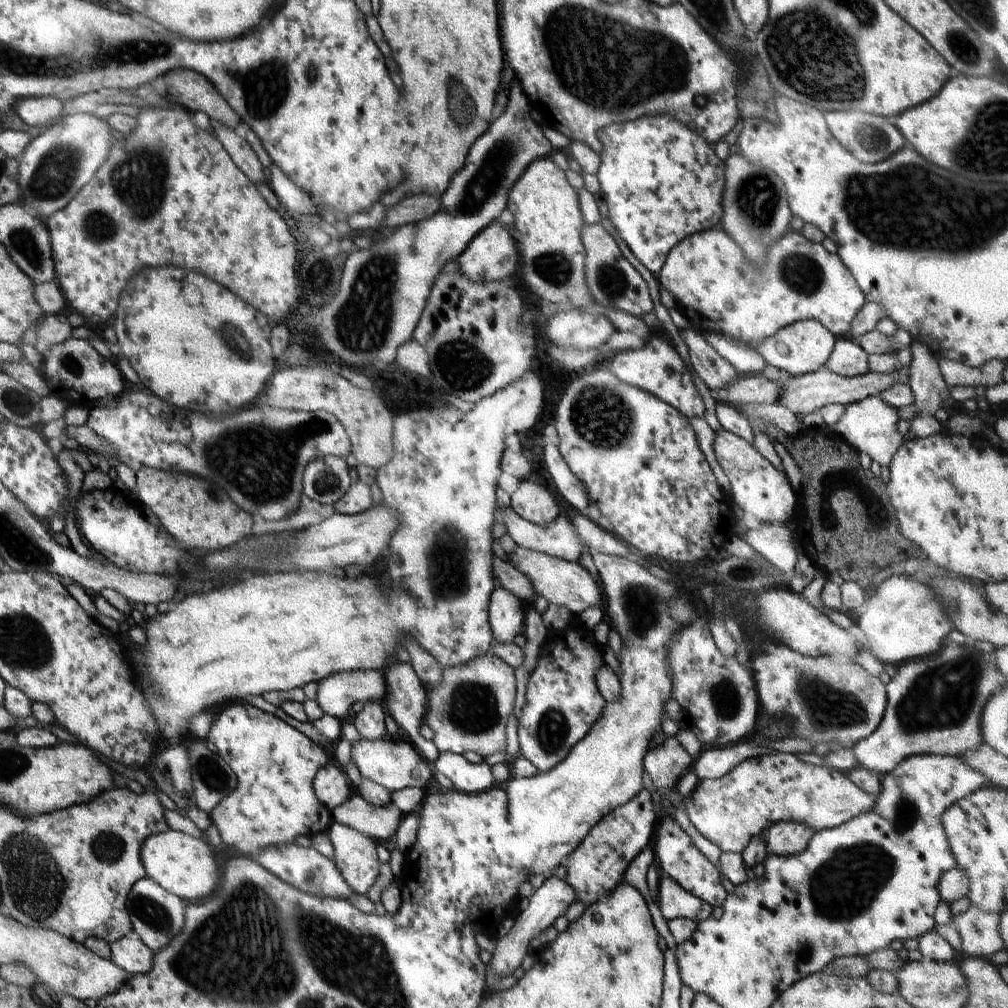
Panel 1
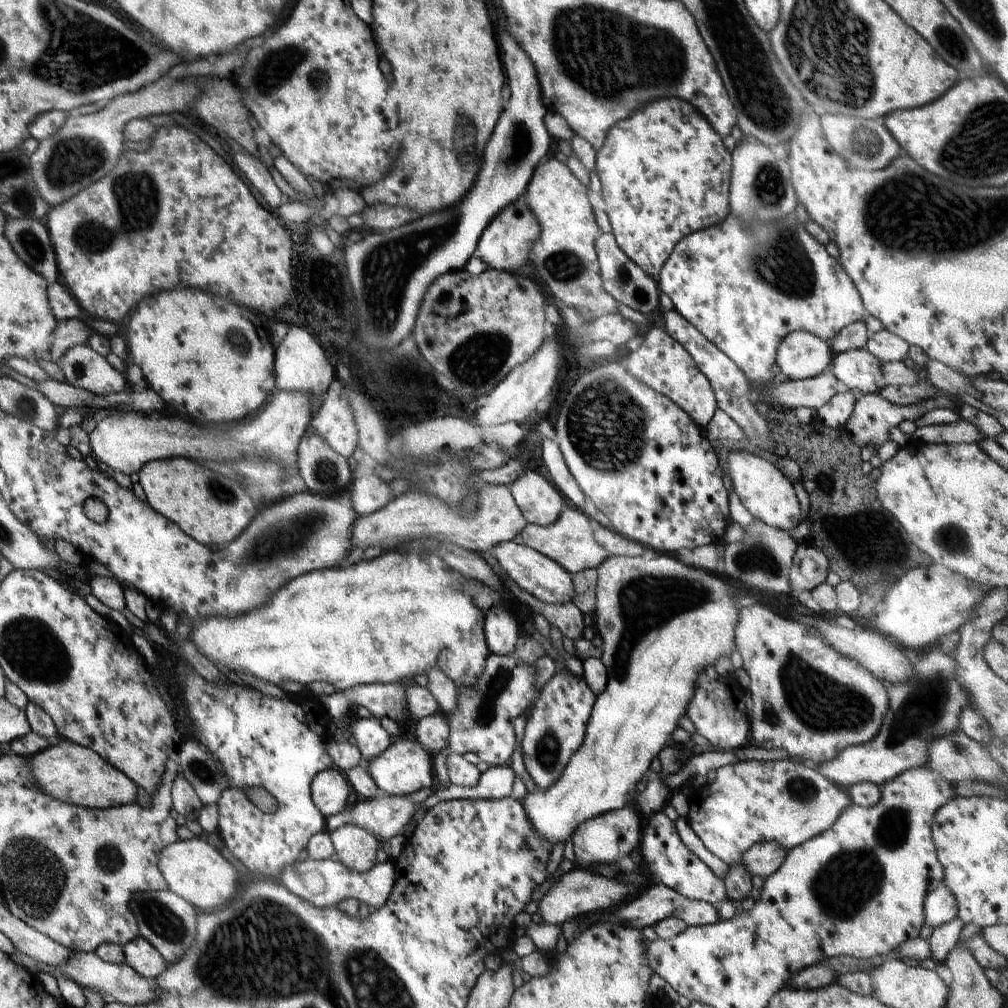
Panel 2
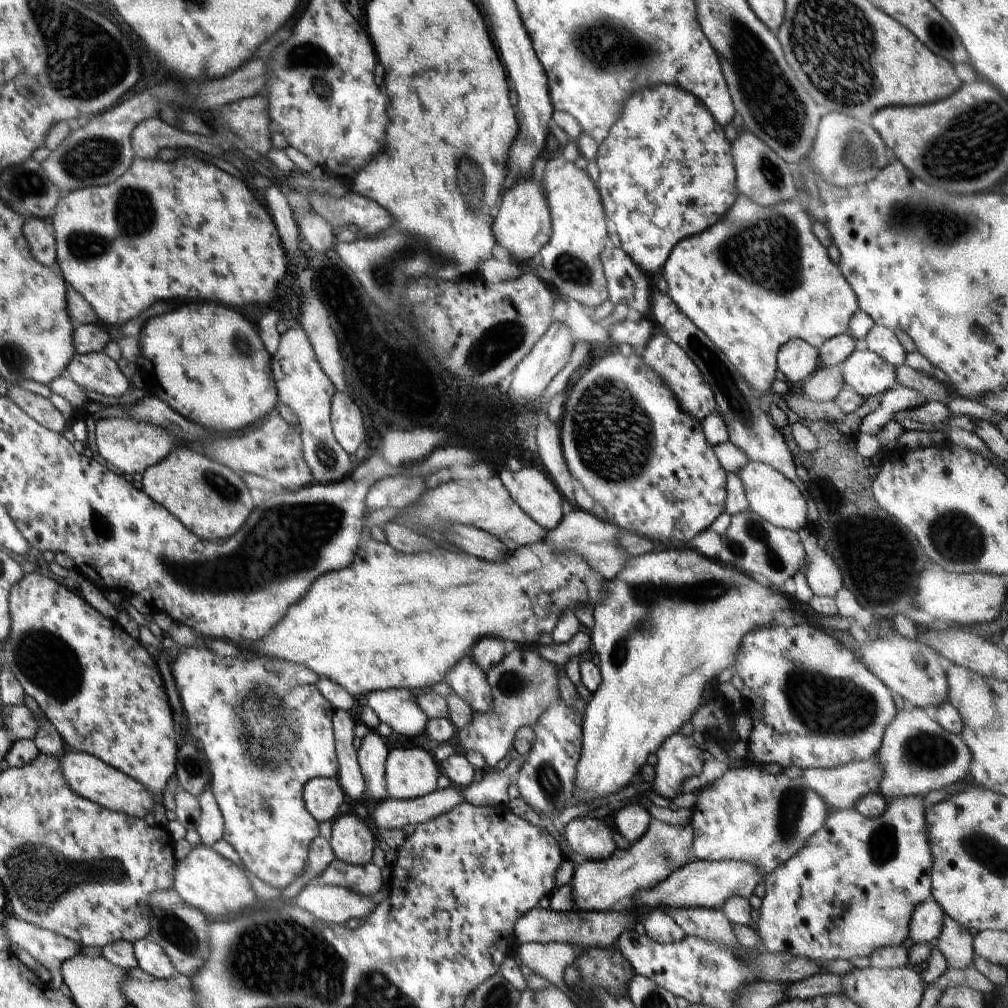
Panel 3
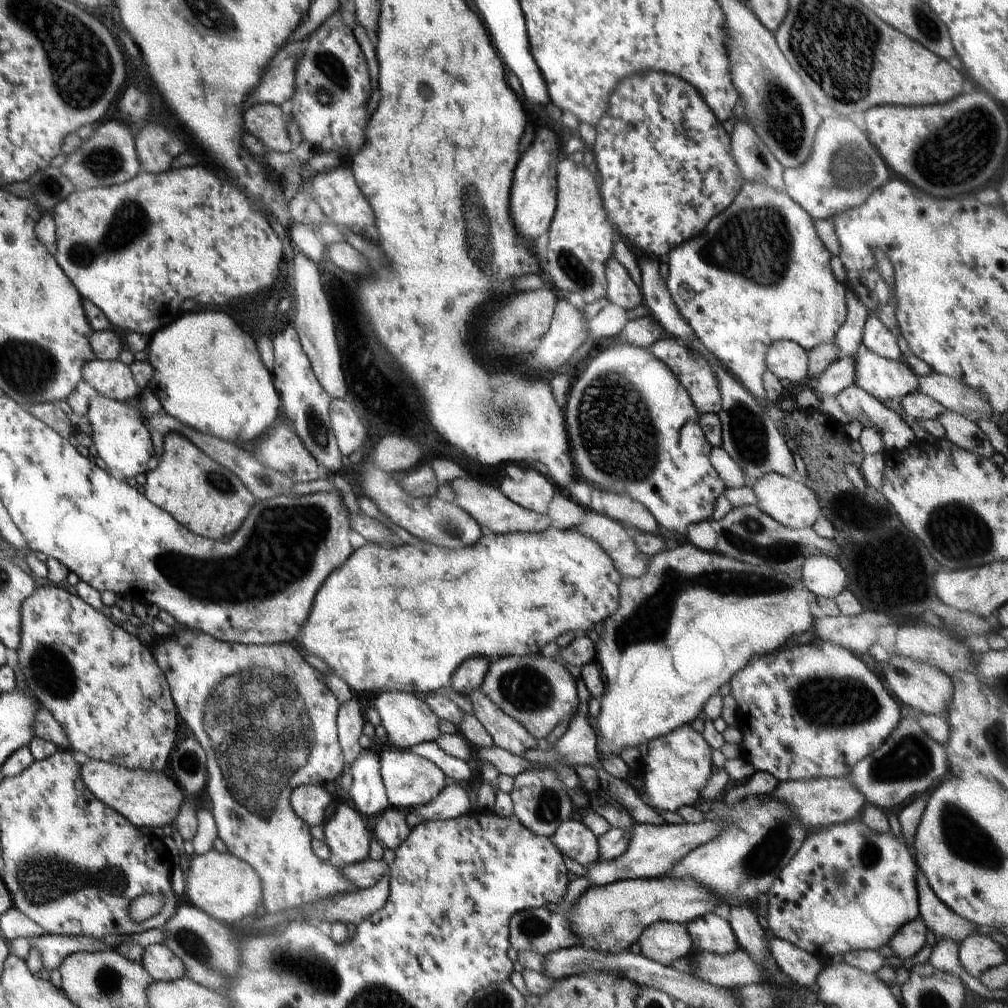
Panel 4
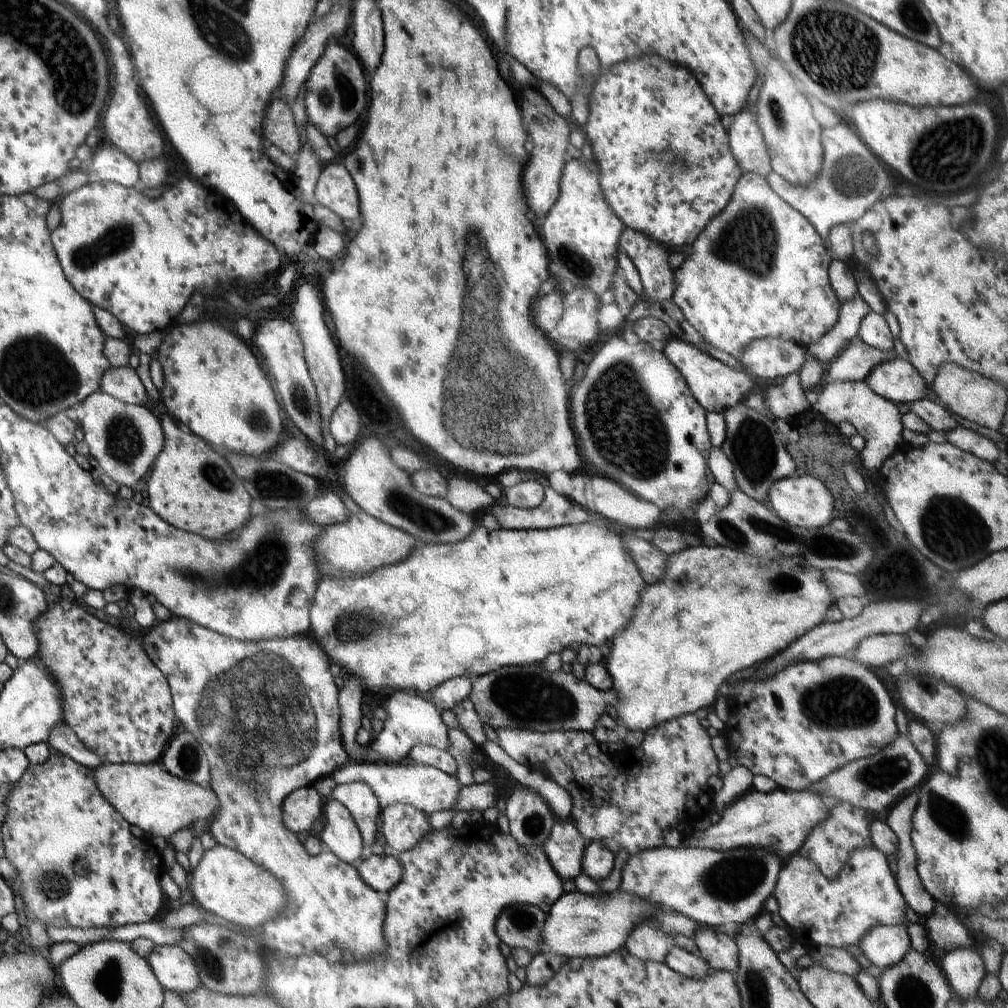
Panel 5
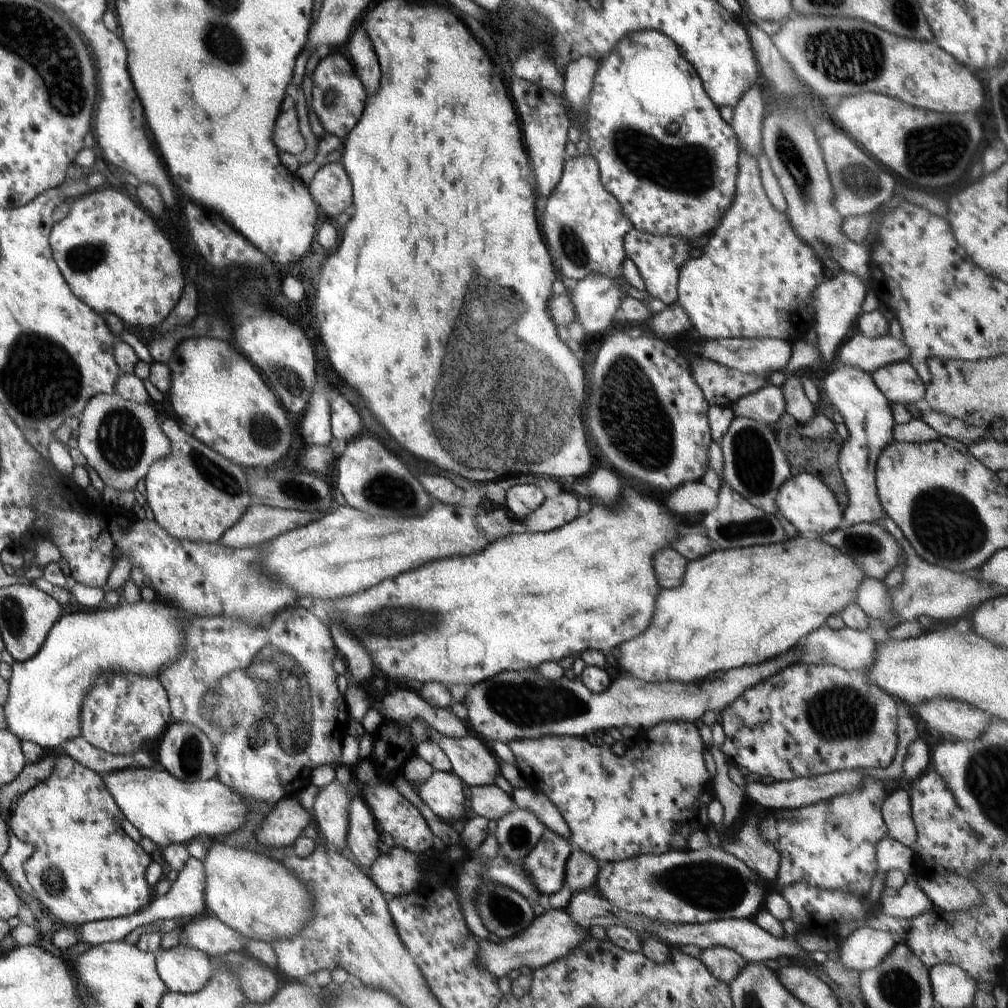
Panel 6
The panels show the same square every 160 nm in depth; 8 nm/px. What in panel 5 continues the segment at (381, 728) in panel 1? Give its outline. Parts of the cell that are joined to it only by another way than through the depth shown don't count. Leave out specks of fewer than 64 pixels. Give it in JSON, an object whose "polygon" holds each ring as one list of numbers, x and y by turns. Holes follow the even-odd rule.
{"polygon":[[363,782,340,783,329,796,350,811,368,853,371,844,376,840,376,820,382,807,371,786]]}

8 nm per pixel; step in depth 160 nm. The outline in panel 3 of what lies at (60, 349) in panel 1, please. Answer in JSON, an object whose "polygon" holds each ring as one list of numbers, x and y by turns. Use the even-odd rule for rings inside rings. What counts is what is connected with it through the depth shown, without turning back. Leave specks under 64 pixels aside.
{"polygon":[[104,352,76,353,65,370,66,375,83,389,104,396,121,397,135,384,122,374,117,362]]}

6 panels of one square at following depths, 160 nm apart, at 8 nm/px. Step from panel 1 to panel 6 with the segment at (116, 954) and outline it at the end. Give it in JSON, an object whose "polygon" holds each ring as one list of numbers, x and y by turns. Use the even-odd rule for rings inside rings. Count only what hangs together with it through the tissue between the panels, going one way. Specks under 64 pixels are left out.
{"polygon":[[177,946,158,950,155,965,168,991,197,993,213,973,209,955,194,947]]}

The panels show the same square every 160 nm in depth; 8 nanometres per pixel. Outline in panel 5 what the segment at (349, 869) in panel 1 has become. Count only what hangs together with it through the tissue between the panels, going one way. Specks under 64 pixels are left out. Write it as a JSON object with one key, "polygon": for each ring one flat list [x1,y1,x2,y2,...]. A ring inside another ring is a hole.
{"polygon":[[330,798,324,804,324,820,326,824,320,832,320,840,330,851,351,865,364,858,367,849,358,827,350,811,341,802]]}

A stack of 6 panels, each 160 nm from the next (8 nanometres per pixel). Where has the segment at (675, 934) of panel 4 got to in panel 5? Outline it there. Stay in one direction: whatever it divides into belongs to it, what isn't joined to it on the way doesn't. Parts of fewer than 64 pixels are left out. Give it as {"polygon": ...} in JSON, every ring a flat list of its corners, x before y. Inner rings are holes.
{"polygon":[[642,923,634,925,626,935,623,946,627,953,643,961,663,963,670,947,680,947,692,954,698,954,697,946,692,939,677,935,672,937,662,931,652,929]]}

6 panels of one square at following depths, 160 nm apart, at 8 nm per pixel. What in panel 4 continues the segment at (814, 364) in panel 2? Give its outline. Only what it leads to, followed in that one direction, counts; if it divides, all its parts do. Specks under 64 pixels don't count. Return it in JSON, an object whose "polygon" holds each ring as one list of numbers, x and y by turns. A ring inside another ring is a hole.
{"polygon":[[788,339,774,341,765,352,765,366,784,383,798,384,798,382,802,382,809,374,808,363,808,351]]}

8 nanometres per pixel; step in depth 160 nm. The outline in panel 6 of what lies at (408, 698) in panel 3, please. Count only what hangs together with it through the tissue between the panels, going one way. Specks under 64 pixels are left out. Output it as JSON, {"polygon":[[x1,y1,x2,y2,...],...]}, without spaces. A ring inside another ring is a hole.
{"polygon":[[432,726,428,727,429,738,428,740,434,741,448,757,451,762,452,772,460,778,464,784,467,784,469,788,483,787,495,784,495,778,500,775,500,766,497,756,492,749,488,748,484,742,473,734,471,731,464,736,462,740,451,739,442,732,438,732,436,728]]}

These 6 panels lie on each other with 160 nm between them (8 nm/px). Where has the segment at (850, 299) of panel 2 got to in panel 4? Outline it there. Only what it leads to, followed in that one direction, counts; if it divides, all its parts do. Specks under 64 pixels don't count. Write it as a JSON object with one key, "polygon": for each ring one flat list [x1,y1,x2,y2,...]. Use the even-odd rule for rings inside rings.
{"polygon":[[748,182,742,185,732,204,722,211,718,216,707,224,706,230,702,234,697,234,696,238,691,238,686,242,675,246,663,259,668,263,669,275,666,284,674,302,676,303,679,313,684,320,692,327,695,335,703,342,703,345,719,360,719,362,738,380,744,384,750,394,757,398,758,402,766,404,768,395,764,390,762,374,766,372,765,352,769,346,777,340,788,339,799,344,804,350,811,351,821,344,832,343,834,337,842,324,844,324,847,315,846,293,847,288,840,284,831,267,831,254,820,240,813,218,797,203,792,200,786,193,774,190,771,186,763,182]]}

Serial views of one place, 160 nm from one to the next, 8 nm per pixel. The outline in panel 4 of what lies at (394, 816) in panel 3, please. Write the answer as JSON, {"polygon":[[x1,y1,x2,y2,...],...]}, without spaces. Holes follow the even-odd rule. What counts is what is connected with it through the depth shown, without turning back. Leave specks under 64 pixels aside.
{"polygon":[[446,785,445,789,429,803,410,810,424,821,452,820,453,818,471,813,469,787,464,785]]}

